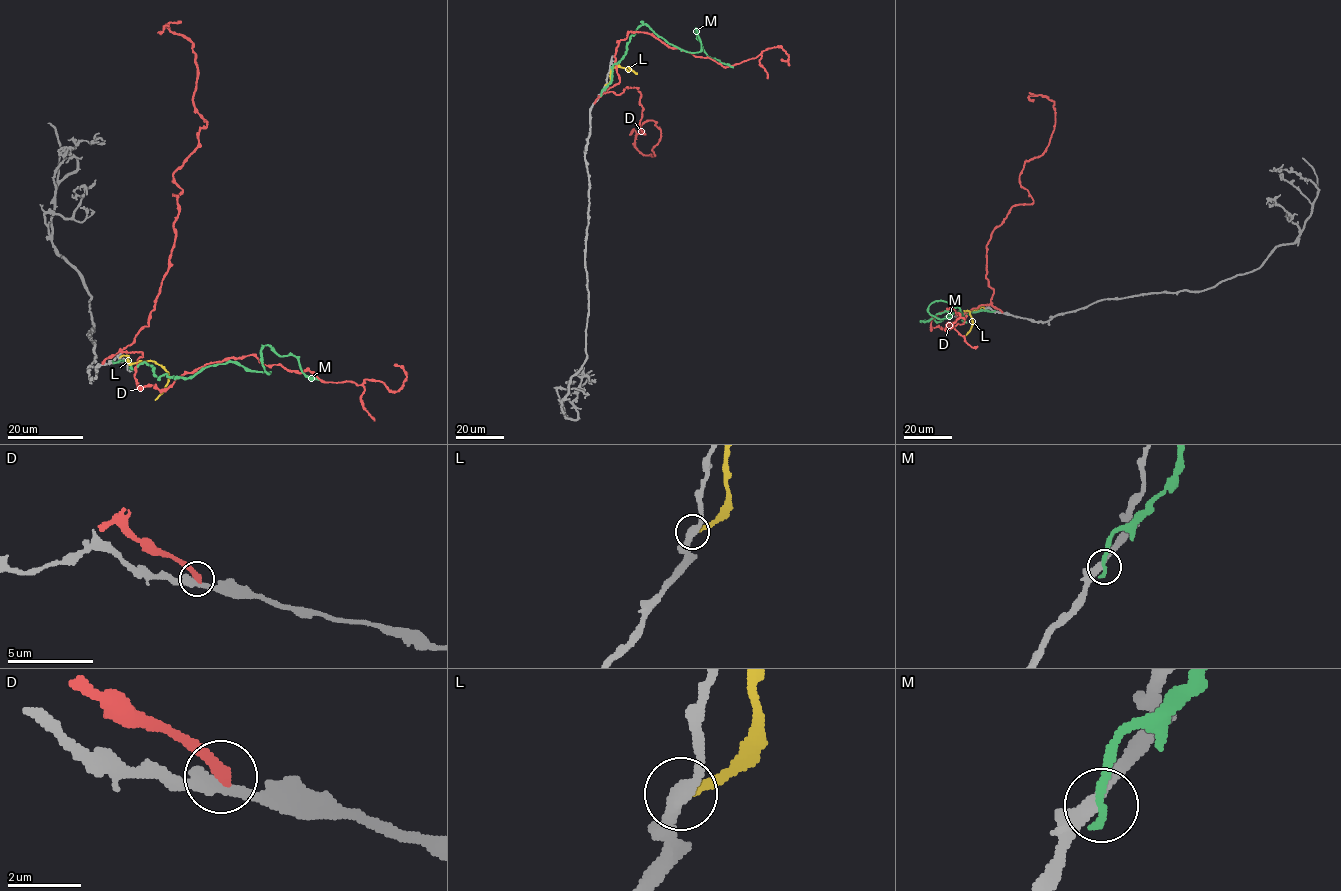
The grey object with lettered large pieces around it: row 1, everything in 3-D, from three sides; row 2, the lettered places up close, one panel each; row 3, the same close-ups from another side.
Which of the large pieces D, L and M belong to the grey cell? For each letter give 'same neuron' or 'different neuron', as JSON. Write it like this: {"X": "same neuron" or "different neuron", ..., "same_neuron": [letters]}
{"D": "different neuron", "L": "different neuron", "M": "different neuron", "same_neuron": []}

